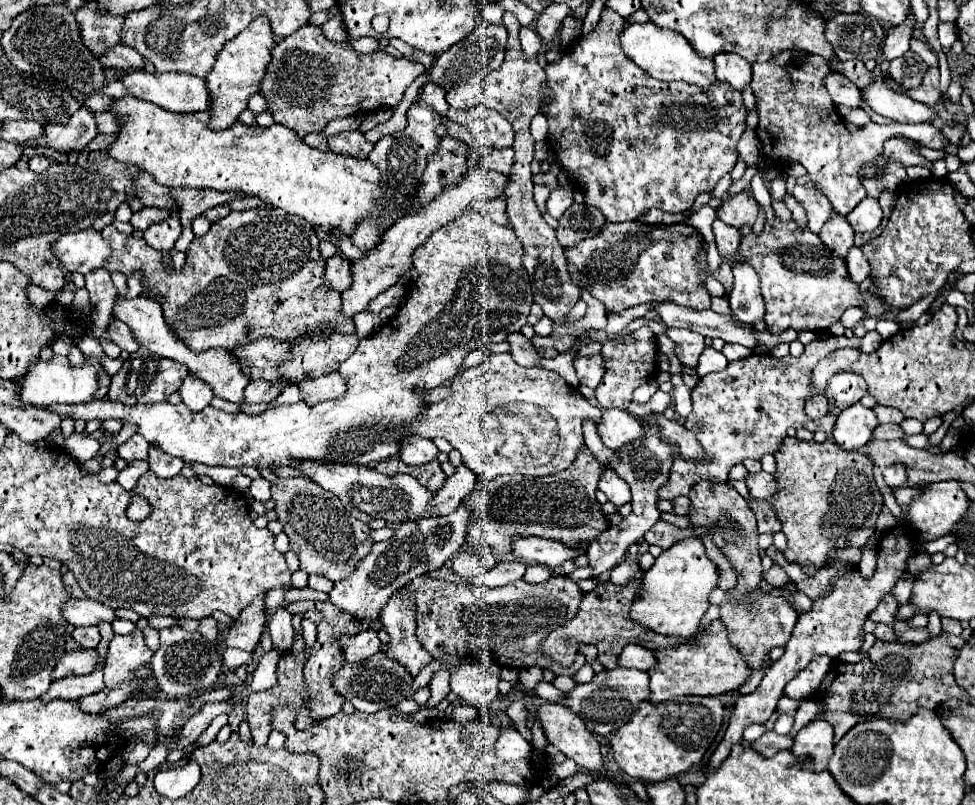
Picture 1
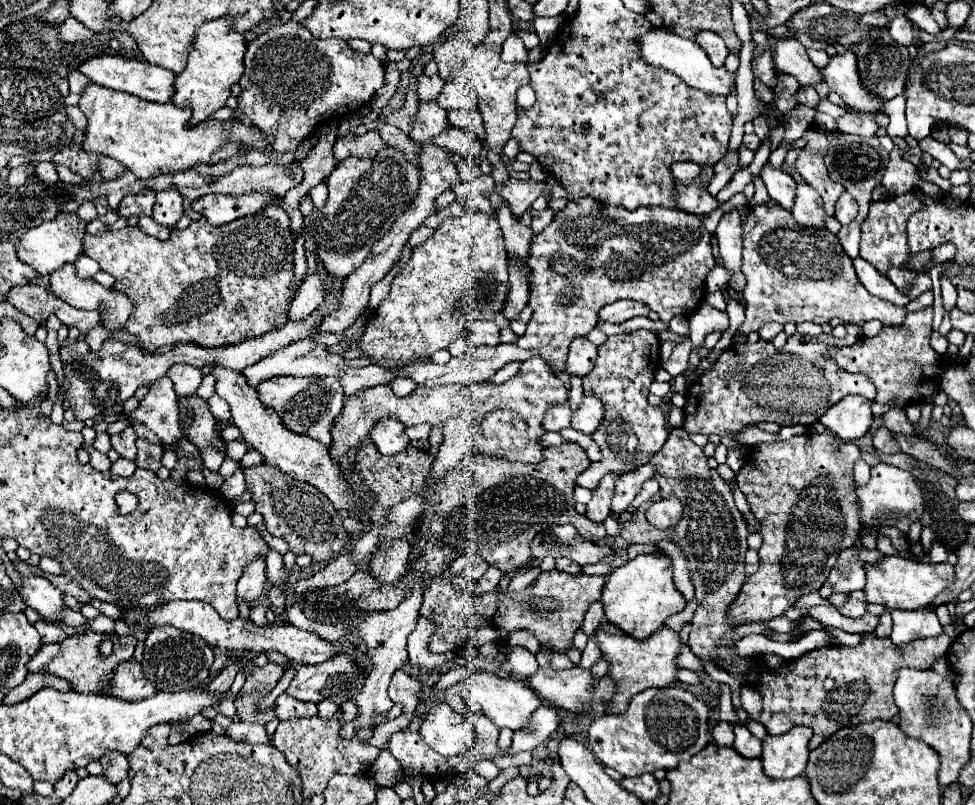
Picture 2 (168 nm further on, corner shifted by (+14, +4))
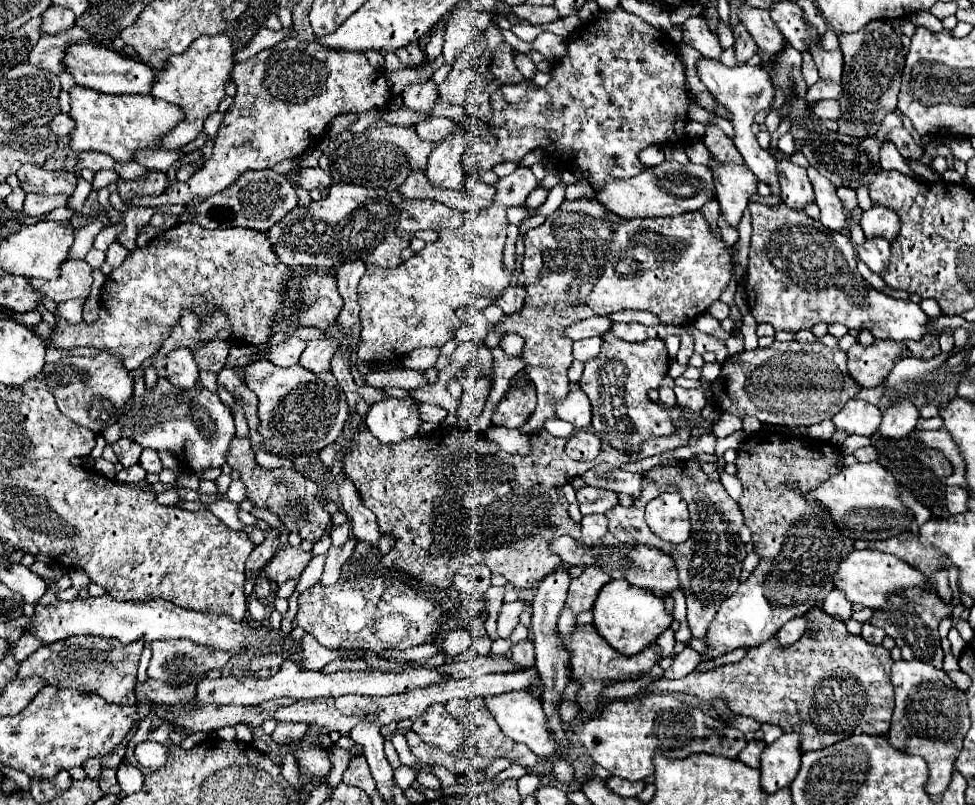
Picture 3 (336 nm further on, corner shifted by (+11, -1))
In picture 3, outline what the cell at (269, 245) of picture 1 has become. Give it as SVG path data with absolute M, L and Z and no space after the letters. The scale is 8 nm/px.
M177 223L175 227L157 235L151 243L129 251L125 261L109 273L101 293L101 313L95 323L71 325L59 313L55 313L59 323L55 333L51 335L51 343L63 351L73 351L77 347L109 349L111 353L123 357L125 367L133 371L161 349L165 337L169 337L171 329L177 325L185 309L201 315L213 313L217 309L221 313L227 313L229 317L231 335L227 341L231 345L267 345L273 335L271 327L275 325L279 311L283 309L283 295L287 291L287 281L291 275L293 271L285 263L277 261L273 245L269 245L269 237L265 233L257 233L253 229L209 231L201 229L201 225L195 223Z

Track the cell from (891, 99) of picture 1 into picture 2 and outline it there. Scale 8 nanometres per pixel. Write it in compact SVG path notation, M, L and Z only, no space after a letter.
M846 50L844 54L836 54L830 58L830 62L820 70L824 82L832 92L836 92L844 104L852 106L860 112L878 112L884 104L884 100L878 100L878 96L870 96L866 92L864 84L858 80L858 68L856 68L856 56L854 52Z

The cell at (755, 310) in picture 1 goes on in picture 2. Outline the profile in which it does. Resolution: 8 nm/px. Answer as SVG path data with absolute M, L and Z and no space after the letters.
M738 210L724 212L720 218L720 224L716 228L718 236L718 246L720 246L720 256L724 258L724 268L732 272L730 284L736 290L744 288L744 276L740 270L742 264L742 220Z

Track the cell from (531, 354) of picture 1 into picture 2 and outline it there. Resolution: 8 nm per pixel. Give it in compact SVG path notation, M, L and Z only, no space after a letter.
M474 320L466 326L466 338L472 346L498 346L500 328L492 320Z

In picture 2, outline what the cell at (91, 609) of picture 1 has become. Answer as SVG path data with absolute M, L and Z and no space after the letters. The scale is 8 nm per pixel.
M22 576L22 590L20 590L24 602L36 610L40 616L58 620L60 608L62 608L62 592L54 588L46 578L38 576Z

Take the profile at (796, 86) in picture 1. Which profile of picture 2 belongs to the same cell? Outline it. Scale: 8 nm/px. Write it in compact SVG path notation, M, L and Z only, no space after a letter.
M808 128L804 134L808 144L800 150L796 168L798 168L800 176L804 178L804 182L808 182L822 196L826 214L834 216L834 204L836 204L838 196L844 192L844 188L842 188L842 184L836 184L834 180L830 180L824 160L822 160L822 156L826 154L826 148L828 148L828 136L832 136L832 134Z

